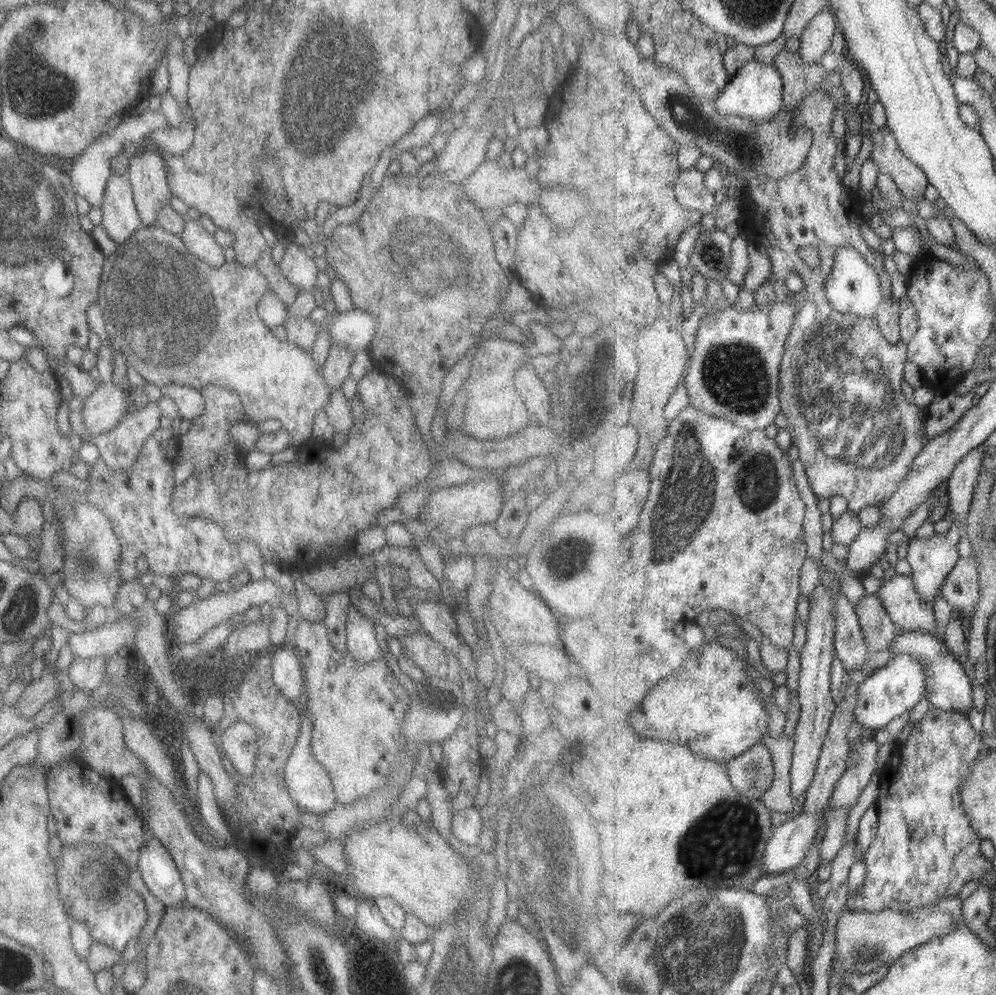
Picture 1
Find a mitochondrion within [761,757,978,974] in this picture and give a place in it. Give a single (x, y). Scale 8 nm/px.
(868, 947)

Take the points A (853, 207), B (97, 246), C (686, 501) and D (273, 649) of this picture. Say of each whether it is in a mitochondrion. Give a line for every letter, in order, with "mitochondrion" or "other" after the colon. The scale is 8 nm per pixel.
A: other
B: other
C: mitochondrion
D: other

